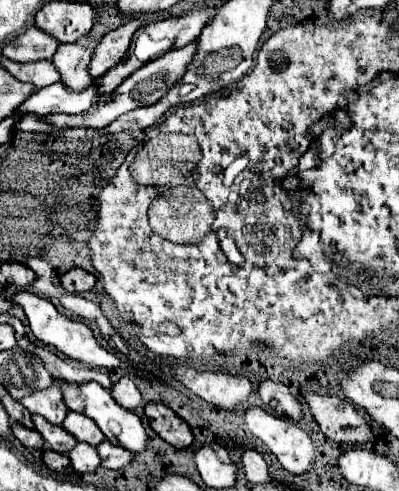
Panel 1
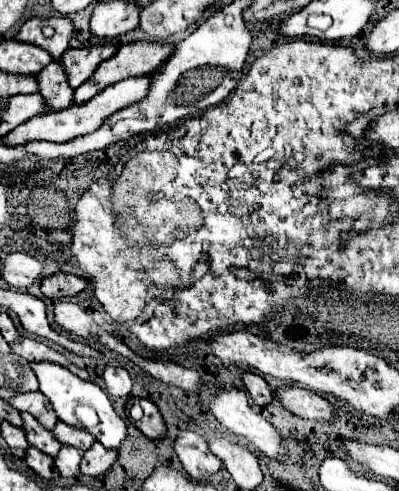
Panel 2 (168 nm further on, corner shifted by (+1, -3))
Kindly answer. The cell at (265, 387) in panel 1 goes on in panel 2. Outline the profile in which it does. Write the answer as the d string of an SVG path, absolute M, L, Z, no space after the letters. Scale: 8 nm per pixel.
M244 373L242 379L244 379L244 385L246 385L246 389L248 389L248 393L250 393L250 397L254 399L256 405L266 407L274 401L274 391L270 389L270 385L260 375Z

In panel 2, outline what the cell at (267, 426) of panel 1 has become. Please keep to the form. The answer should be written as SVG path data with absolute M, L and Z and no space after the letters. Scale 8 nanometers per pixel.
M220 391L212 397L210 409L226 429L246 437L266 457L280 461L284 455L288 455L288 447L284 445L280 431L250 407L244 391Z

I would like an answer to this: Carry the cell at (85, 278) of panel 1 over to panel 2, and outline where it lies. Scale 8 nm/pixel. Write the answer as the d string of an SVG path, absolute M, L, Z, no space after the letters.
M54 273L42 279L42 293L50 299L74 297L86 289L86 279L76 277L72 273Z

